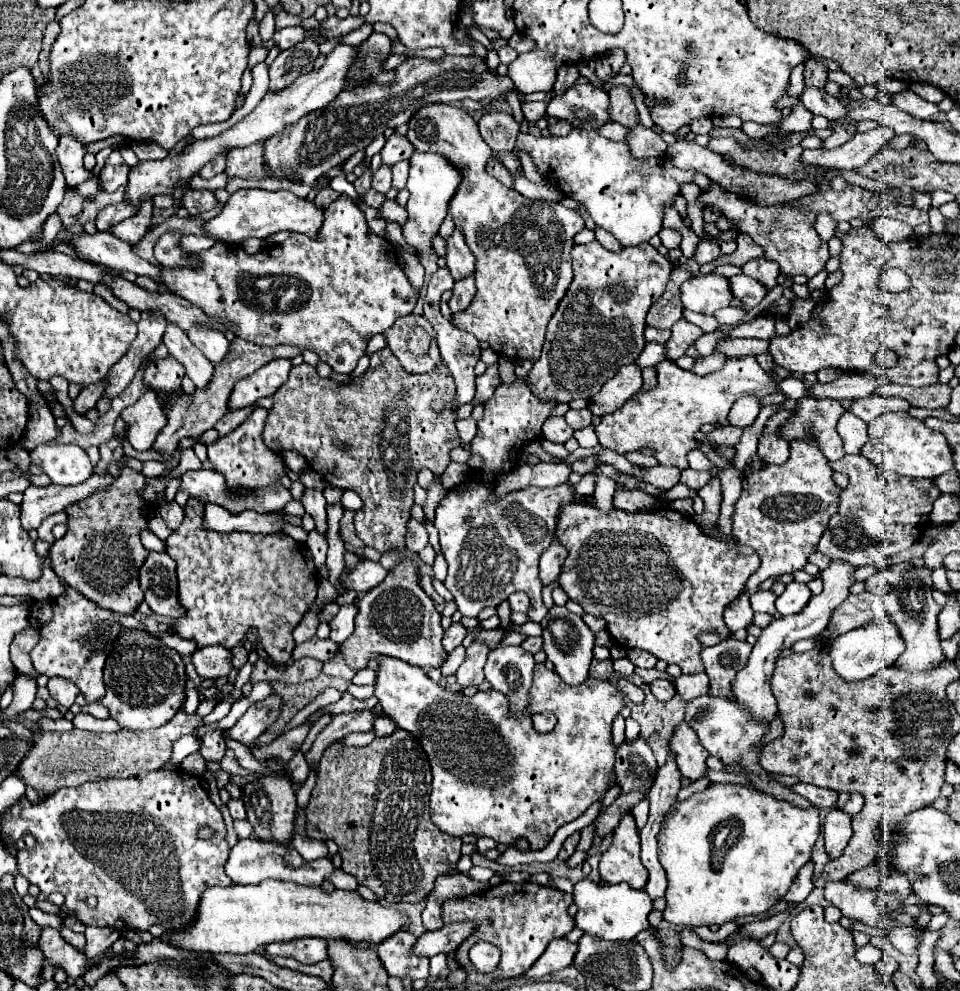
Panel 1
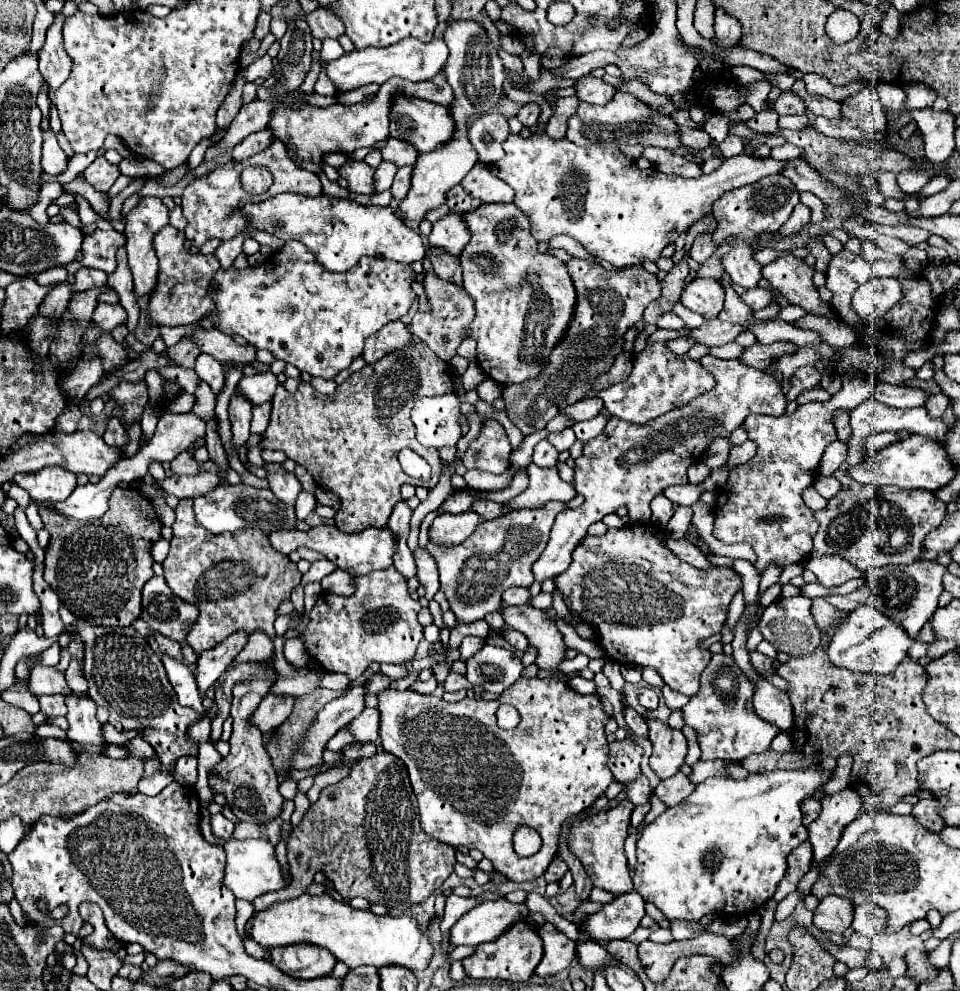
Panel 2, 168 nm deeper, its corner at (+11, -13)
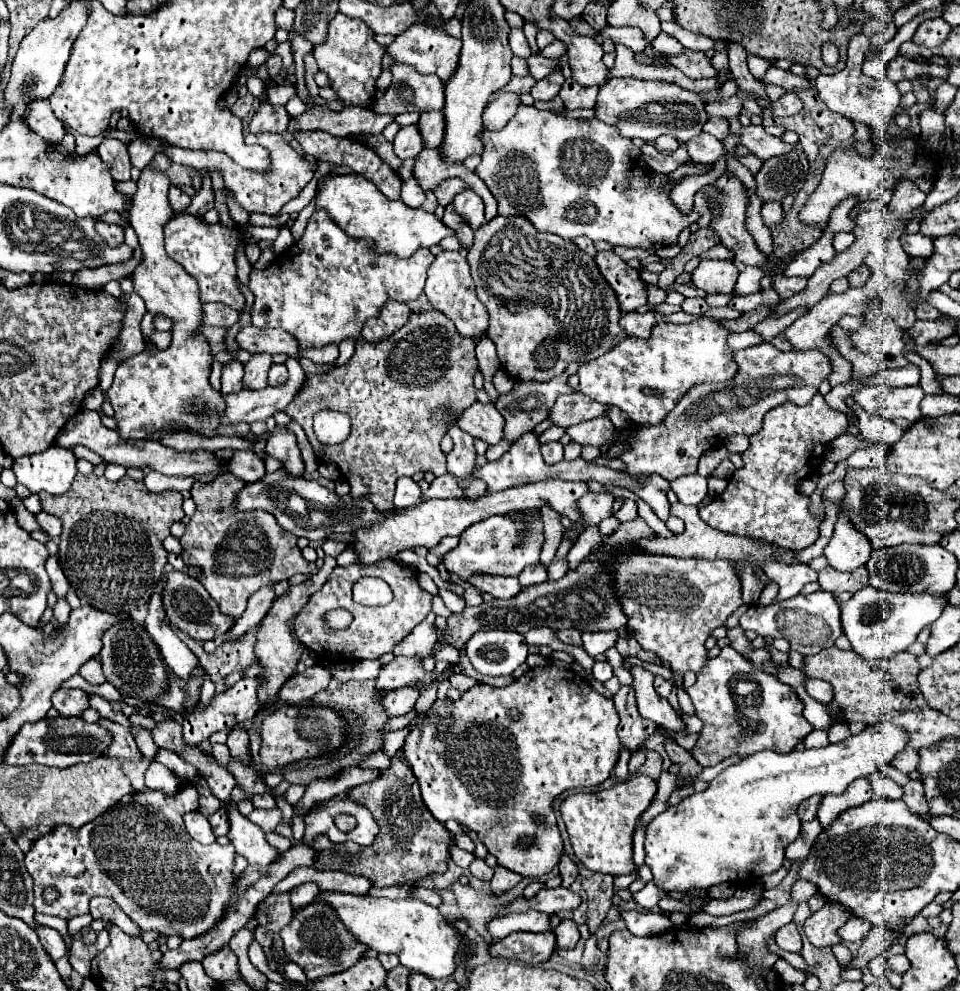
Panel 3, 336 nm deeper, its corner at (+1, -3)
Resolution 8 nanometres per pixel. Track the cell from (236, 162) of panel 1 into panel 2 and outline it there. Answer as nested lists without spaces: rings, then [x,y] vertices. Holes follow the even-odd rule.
[[[263,129],[263,131],[251,133],[251,135],[249,135],[249,137],[245,137],[239,145],[235,145],[235,147],[233,147],[233,161],[235,161],[235,163],[245,161],[245,159],[249,159],[249,157],[251,157],[251,155],[255,155],[255,153],[265,151],[269,145],[271,145],[269,129]]]

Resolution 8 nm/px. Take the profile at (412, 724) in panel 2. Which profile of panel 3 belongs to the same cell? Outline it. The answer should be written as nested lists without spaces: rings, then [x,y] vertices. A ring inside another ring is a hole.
[[[547,665],[547,667],[533,667],[529,671],[525,671],[519,679],[515,679],[511,685],[507,687],[501,687],[501,689],[495,689],[491,685],[475,685],[473,689],[469,689],[467,693],[463,693],[463,697],[459,701],[451,701],[451,699],[443,699],[443,701],[435,701],[435,705],[431,707],[431,711],[427,715],[417,715],[415,721],[413,721],[413,733],[409,733],[409,737],[405,739],[405,759],[413,771],[413,775],[417,777],[417,783],[419,783],[419,789],[421,789],[421,799],[425,803],[425,807],[431,811],[431,815],[439,821],[439,823],[445,823],[447,819],[455,819],[457,823],[463,823],[467,825],[469,829],[477,831],[479,839],[487,845],[489,853],[497,857],[497,863],[513,873],[519,873],[523,877],[543,877],[547,873],[551,873],[551,869],[559,863],[561,855],[563,855],[563,841],[561,841],[561,835],[559,835],[559,829],[557,829],[557,823],[555,823],[555,815],[553,815],[553,799],[557,795],[561,795],[563,791],[567,789],[573,789],[573,787],[595,787],[599,783],[603,783],[609,773],[613,771],[617,759],[619,759],[619,737],[617,737],[617,725],[619,725],[619,715],[615,711],[615,705],[611,699],[605,699],[603,695],[599,695],[597,691],[591,689],[591,685],[579,677],[575,671],[571,669],[559,669],[559,667],[553,667],[553,665]],[[509,707],[517,707],[521,711],[521,719],[513,721],[507,711]],[[533,815],[539,815],[543,817],[543,823],[537,823],[533,819]],[[521,835],[531,835],[535,837],[535,843],[529,845],[529,849],[525,847],[519,847],[517,841]]]

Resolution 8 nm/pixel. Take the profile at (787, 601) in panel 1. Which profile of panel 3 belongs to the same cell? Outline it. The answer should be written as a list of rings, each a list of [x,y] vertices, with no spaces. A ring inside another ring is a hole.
[[[817,591],[811,595],[795,595],[787,601],[773,603],[767,607],[759,607],[759,605],[749,607],[741,615],[739,627],[743,631],[755,631],[757,635],[763,635],[763,637],[765,635],[771,635],[773,639],[783,637],[789,641],[793,651],[799,651],[805,657],[835,645],[837,637],[843,633],[839,603],[835,601],[833,593],[827,593],[827,591]]]

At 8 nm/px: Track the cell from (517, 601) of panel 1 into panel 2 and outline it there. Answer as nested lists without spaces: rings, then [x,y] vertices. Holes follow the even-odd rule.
[[[507,589],[503,593],[503,601],[509,607],[519,607],[529,601],[529,589]]]

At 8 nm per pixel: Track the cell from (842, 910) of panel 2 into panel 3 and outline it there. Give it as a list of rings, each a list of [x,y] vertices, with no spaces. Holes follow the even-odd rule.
[[[825,903],[817,913],[813,913],[807,921],[805,921],[805,935],[811,941],[813,947],[821,949],[821,947],[831,947],[835,943],[841,943],[837,929],[849,919],[851,915],[847,915],[847,911],[843,911],[841,907],[831,907],[831,903]]]

